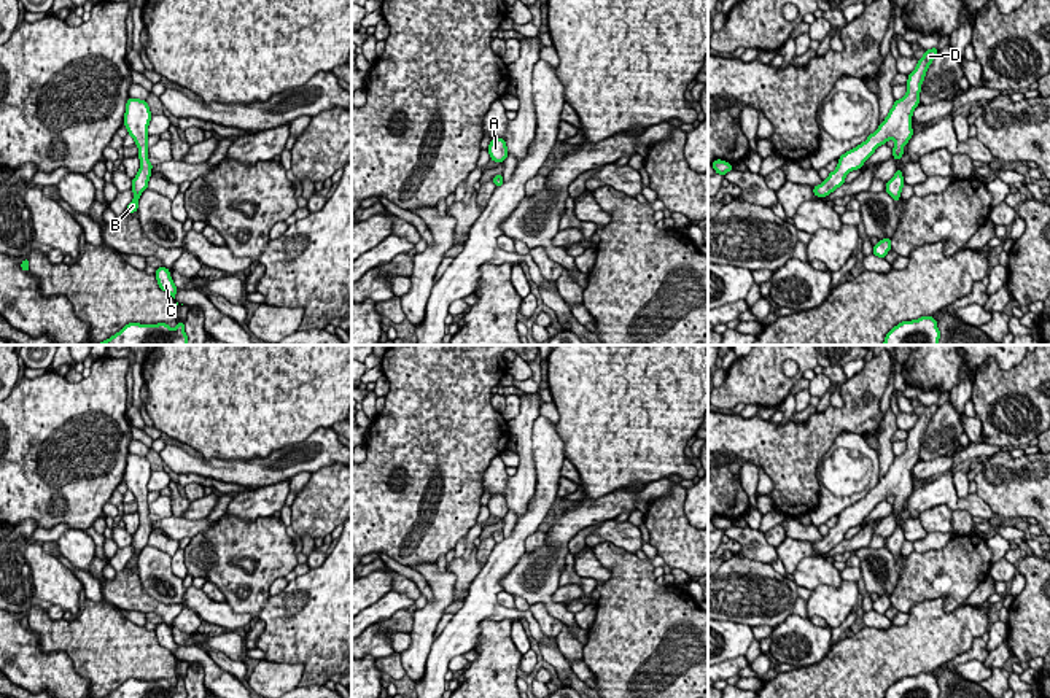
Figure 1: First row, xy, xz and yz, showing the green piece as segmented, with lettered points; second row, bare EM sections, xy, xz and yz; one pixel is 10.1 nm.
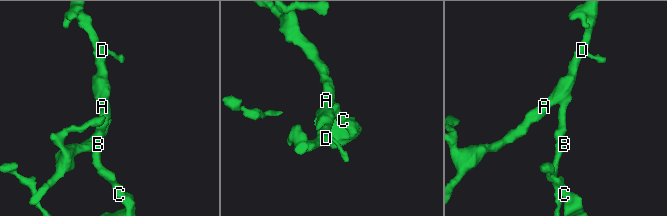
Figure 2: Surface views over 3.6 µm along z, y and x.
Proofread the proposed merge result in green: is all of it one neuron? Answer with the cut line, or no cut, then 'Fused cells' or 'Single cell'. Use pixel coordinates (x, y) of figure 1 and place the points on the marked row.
No split. Single cell

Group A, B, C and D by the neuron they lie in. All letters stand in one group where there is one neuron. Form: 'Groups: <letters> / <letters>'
Groups: A B C D

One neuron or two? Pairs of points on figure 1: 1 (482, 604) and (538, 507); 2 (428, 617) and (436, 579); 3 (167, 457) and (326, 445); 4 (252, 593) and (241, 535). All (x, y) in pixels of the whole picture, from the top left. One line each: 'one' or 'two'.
1: one
2: one
3: one
4: one

